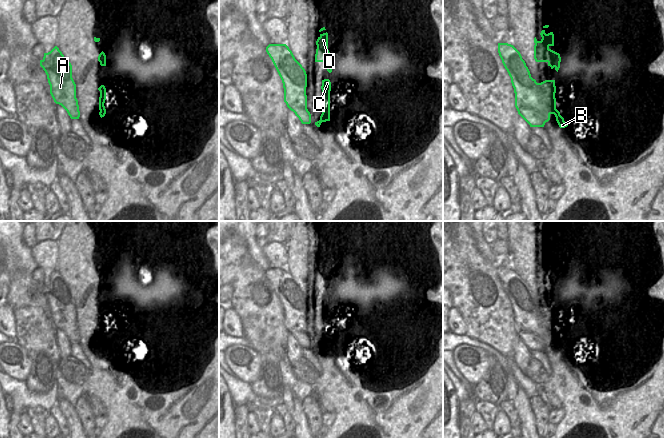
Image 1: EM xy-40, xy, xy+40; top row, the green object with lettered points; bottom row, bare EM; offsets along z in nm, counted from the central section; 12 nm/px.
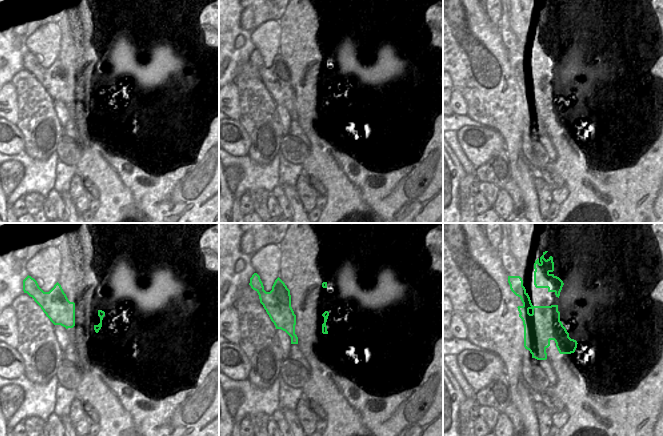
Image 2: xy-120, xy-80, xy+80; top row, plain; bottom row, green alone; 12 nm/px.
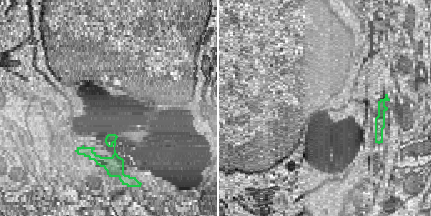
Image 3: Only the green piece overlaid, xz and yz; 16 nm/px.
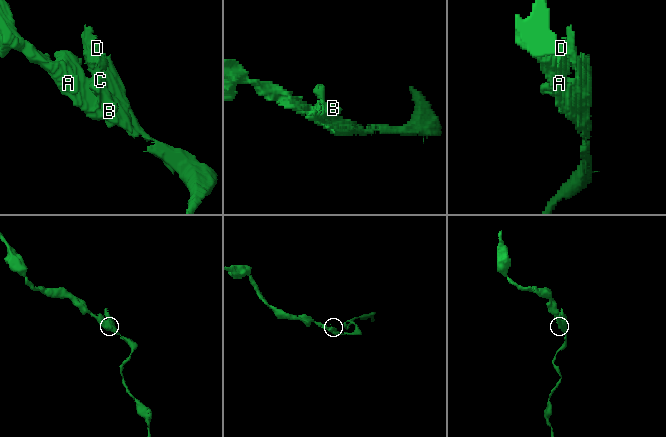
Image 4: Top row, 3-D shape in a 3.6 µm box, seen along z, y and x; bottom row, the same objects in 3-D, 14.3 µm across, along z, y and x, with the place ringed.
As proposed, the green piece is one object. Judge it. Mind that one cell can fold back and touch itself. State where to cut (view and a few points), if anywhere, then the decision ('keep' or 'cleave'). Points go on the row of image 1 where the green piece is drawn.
no cut; keep

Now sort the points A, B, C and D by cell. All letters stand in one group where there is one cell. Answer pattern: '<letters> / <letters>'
A B C D

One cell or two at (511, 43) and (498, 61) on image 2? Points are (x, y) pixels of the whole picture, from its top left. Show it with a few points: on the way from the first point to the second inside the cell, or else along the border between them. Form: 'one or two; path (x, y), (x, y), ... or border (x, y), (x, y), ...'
two; border (498, 27), (501, 39), (509, 51)

